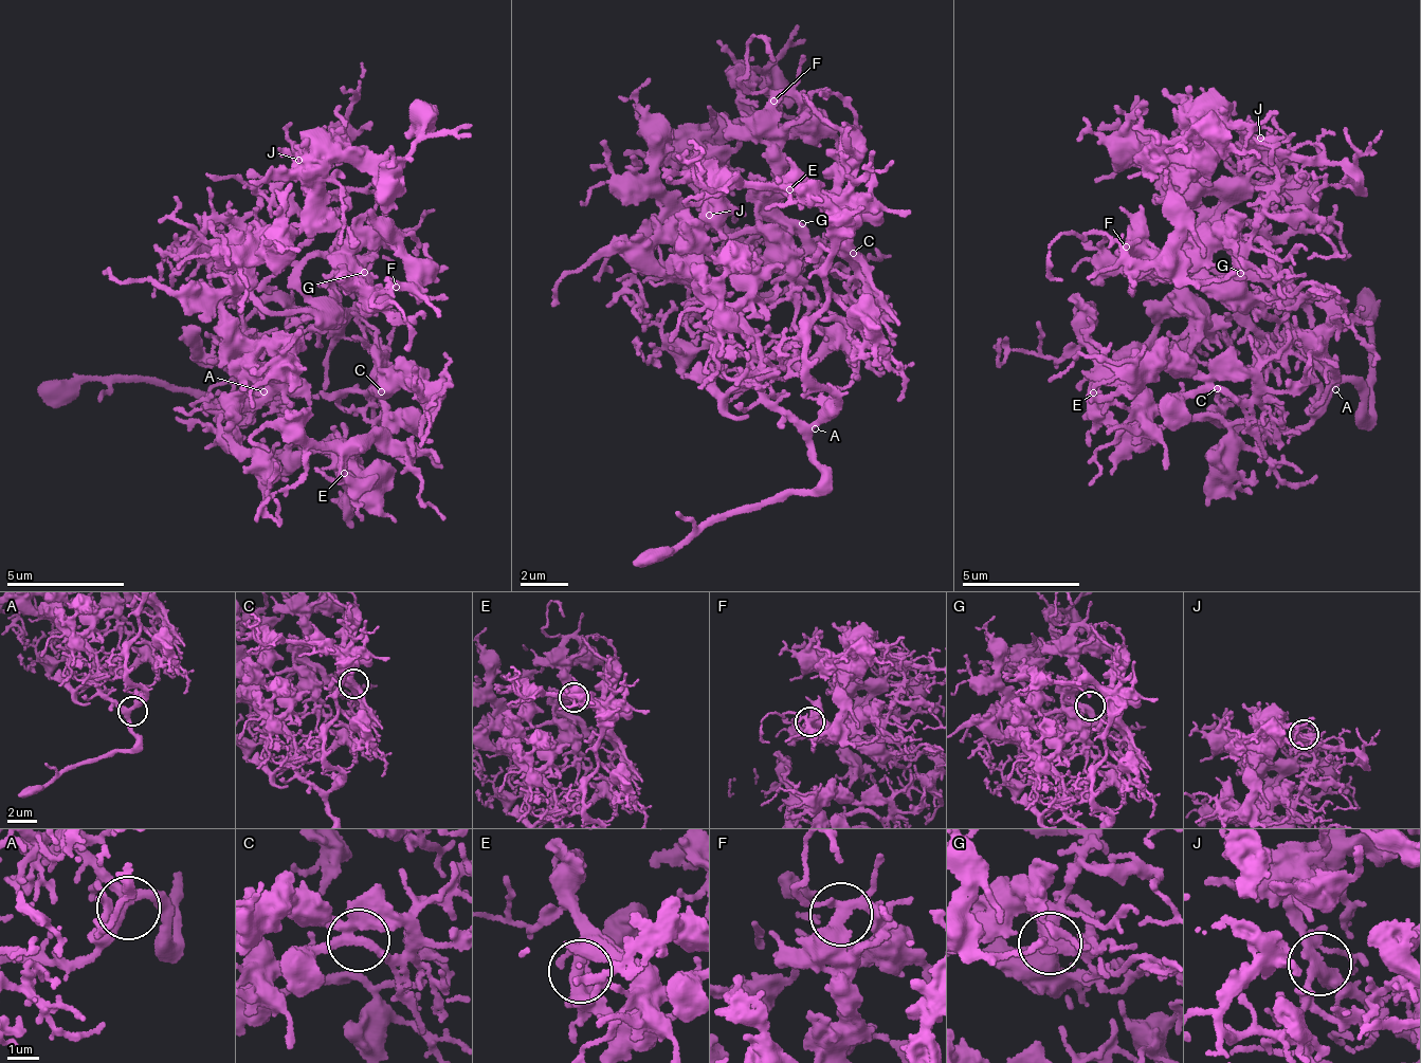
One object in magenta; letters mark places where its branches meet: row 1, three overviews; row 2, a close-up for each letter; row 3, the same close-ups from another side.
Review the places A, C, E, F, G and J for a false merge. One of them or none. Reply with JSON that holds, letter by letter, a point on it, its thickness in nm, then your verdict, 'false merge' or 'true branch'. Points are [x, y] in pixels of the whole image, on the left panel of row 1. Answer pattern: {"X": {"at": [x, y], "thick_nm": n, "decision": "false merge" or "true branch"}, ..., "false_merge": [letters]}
{"A": {"at": [263, 391], "thick_nm": 320, "decision": "true branch"}, "C": {"at": [381, 391], "thick_nm": 340, "decision": "true branch"}, "E": {"at": [344, 473], "thick_nm": 320, "decision": "true branch"}, "F": {"at": [396, 287], "thick_nm": 320, "decision": "true branch"}, "G": {"at": [364, 272], "thick_nm": 360, "decision": "true branch"}, "J": {"at": [298, 160], "thick_nm": 360, "decision": "true branch"}, "false_merge": []}

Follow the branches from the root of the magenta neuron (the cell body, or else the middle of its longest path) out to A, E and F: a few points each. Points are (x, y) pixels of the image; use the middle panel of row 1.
A: (682, 274), (685, 277), (692, 274), (725, 304), (738, 330), (753, 344), (762, 390), (815, 428)
E: (682, 274), (746, 332), (759, 373), (817, 360), (860, 322), (857, 248), (852, 221), (789, 189)
F: (682, 274), (674, 278), (700, 301), (686, 267), (700, 270), (703, 253), (723, 255), (777, 231), (773, 101)

